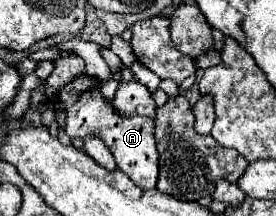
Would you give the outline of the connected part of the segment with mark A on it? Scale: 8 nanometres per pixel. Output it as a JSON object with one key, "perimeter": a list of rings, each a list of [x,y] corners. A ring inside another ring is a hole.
{"perimeter":[[[87,75],[75,77],[69,85],[59,89],[59,95],[55,95],[55,99],[59,99],[61,109],[67,111],[65,131],[69,137],[85,139],[89,133],[99,135],[105,141],[105,145],[111,149],[117,169],[121,169],[125,175],[129,175],[129,179],[137,187],[155,189],[157,173],[159,173],[159,153],[157,153],[155,137],[153,137],[153,129],[155,129],[153,119],[137,117],[137,115],[121,117],[119,113],[115,113],[111,103],[103,101],[101,83]]]}

